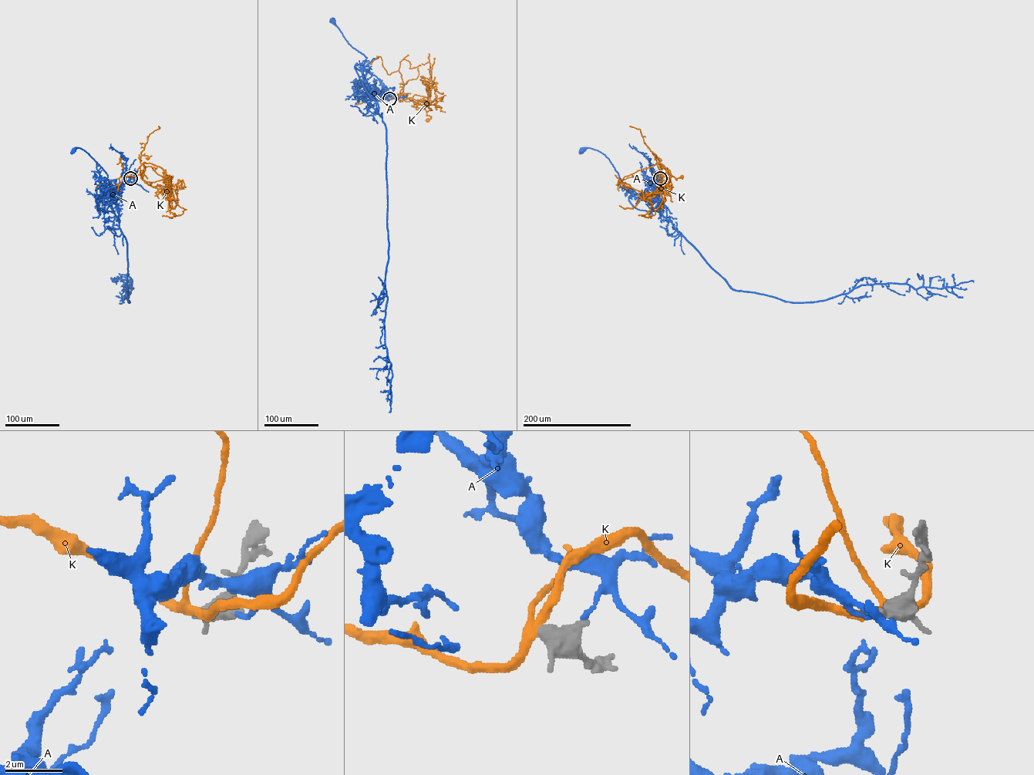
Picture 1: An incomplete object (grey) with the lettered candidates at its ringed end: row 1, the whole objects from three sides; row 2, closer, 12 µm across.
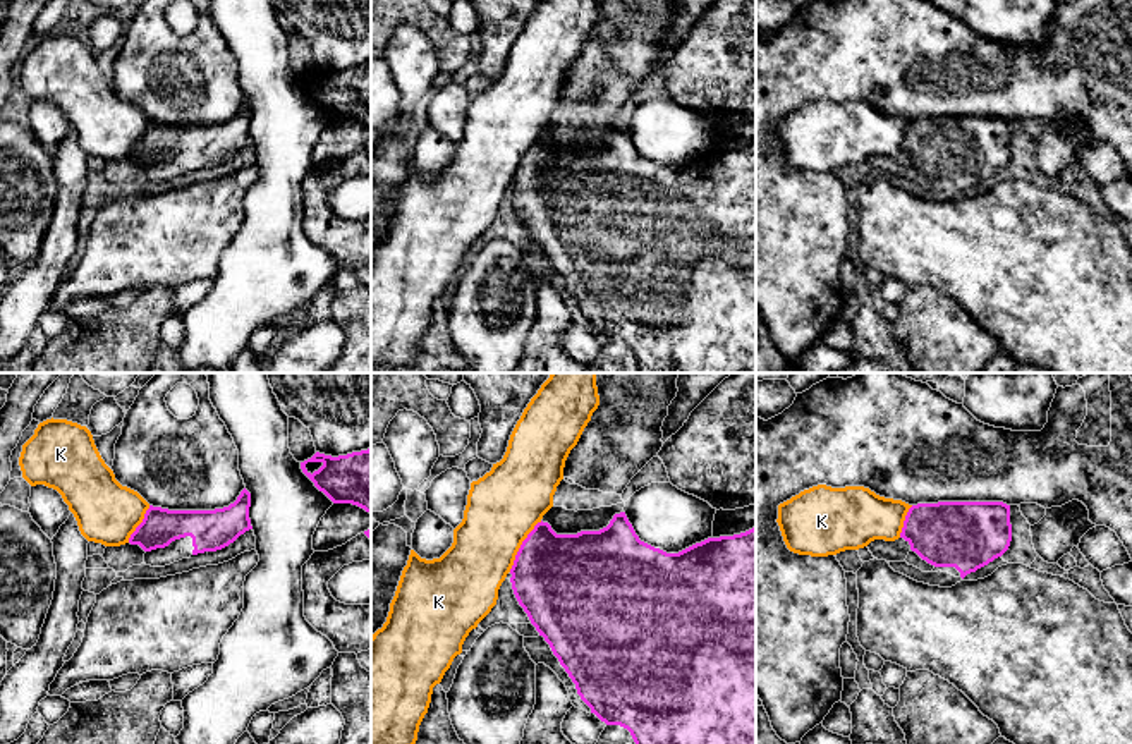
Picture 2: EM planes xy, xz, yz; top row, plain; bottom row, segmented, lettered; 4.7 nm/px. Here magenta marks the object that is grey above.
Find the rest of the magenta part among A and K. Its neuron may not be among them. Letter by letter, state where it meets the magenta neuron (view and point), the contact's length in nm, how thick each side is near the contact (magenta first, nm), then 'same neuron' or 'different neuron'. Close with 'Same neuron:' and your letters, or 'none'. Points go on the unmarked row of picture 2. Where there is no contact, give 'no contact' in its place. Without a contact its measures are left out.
A: no contact | different neuron
K: xz (521, 160) | 280 nm | 440/340 nm | different neuron
Same neuron: none

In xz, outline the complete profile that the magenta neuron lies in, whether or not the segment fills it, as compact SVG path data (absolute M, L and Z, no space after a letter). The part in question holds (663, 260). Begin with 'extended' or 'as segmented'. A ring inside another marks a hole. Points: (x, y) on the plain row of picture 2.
as segmented; M625 127L615 129L599 146L577 149L557 149L541 136L522 156L510 189L519 220L550 259L581 314L606 340L627 344L641 373L756 373L756 143L733 151L708 153L679 168L666 168L641 156Z

